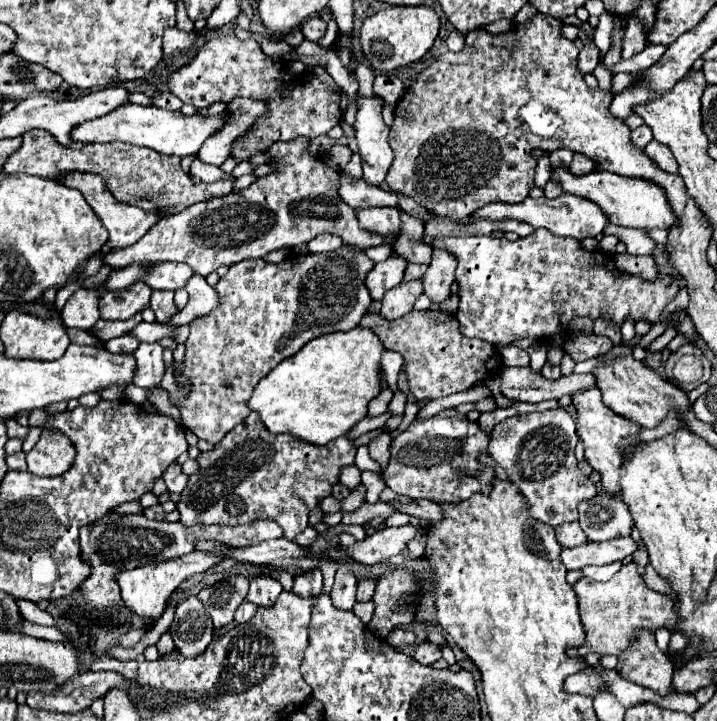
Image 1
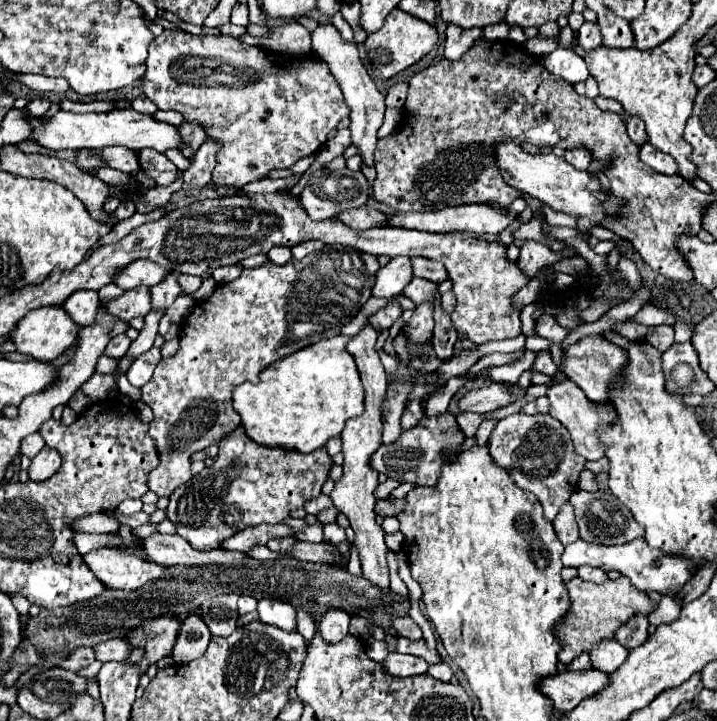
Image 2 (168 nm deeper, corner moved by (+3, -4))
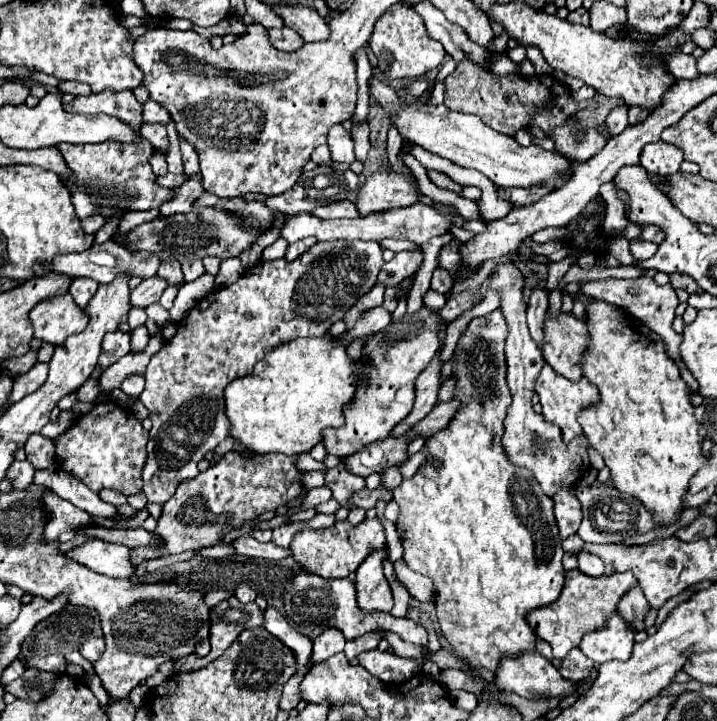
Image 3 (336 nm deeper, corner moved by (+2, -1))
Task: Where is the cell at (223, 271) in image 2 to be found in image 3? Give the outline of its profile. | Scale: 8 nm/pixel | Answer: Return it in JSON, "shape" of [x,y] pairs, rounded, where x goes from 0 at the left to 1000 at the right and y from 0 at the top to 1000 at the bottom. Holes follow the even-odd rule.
{"shape":[[[391,329],[385,337],[379,337],[377,343],[371,343],[371,345],[365,348],[365,359],[391,359],[391,356],[396,356],[399,345],[402,345],[402,334],[396,334],[396,331]]]}

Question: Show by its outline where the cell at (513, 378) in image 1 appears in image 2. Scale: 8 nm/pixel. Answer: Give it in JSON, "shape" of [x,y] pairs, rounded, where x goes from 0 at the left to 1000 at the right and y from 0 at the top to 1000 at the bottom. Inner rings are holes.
{"shape":[[[679,533],[674,538],[657,538],[651,546],[646,546],[637,558],[640,571],[665,571],[679,574],[690,566],[707,563],[710,558],[727,555],[732,549],[732,541],[715,533],[715,544],[704,541],[704,533]]]}

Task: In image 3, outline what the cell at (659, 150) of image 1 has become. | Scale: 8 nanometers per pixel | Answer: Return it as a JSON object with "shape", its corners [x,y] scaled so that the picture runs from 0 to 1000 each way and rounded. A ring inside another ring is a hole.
{"shape":[[[926,196],[901,201],[893,215],[893,229],[904,240],[915,240],[915,243],[926,243],[926,245],[946,240],[948,226],[951,226],[951,209]]]}

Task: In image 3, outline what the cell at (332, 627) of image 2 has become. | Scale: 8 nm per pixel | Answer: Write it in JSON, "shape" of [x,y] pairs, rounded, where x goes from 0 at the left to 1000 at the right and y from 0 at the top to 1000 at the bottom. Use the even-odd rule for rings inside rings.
{"shape":[[[460,870],[460,872],[449,875],[438,886],[438,920],[452,917],[455,911],[463,911],[466,906],[480,903],[480,892],[483,892],[483,886],[480,886],[480,881],[477,881],[474,872]]]}

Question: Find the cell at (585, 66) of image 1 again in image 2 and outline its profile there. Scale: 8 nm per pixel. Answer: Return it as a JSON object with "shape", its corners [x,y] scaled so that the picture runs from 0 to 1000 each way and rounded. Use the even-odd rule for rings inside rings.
{"shape":[[[816,31],[810,36],[810,42],[805,44],[805,55],[808,55],[808,64],[813,69],[827,69],[827,67],[838,64],[838,42],[835,42],[835,33],[833,31]]]}

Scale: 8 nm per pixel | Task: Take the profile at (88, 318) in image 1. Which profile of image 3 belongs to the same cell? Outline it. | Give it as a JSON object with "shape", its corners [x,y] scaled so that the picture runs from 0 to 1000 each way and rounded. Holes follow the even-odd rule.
{"shape":[[[109,384],[109,387],[103,387],[103,390],[98,393],[95,406],[100,409],[103,420],[106,420],[112,429],[117,429],[117,426],[123,423],[123,417],[131,412],[134,401],[137,401],[137,393],[134,393],[131,387],[123,387],[123,384]]]}

